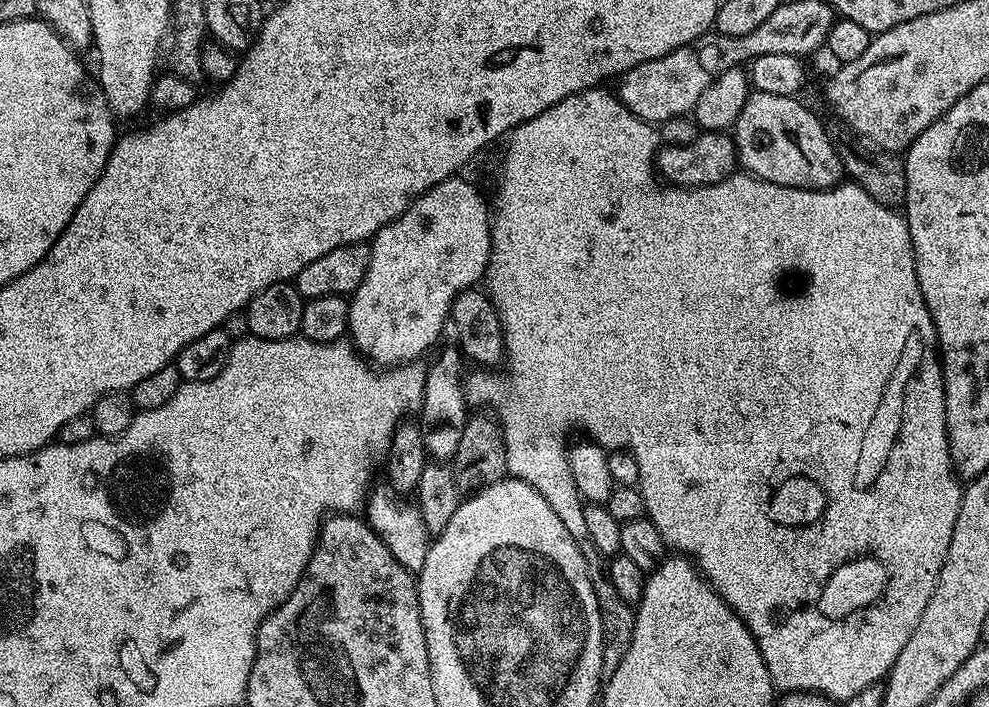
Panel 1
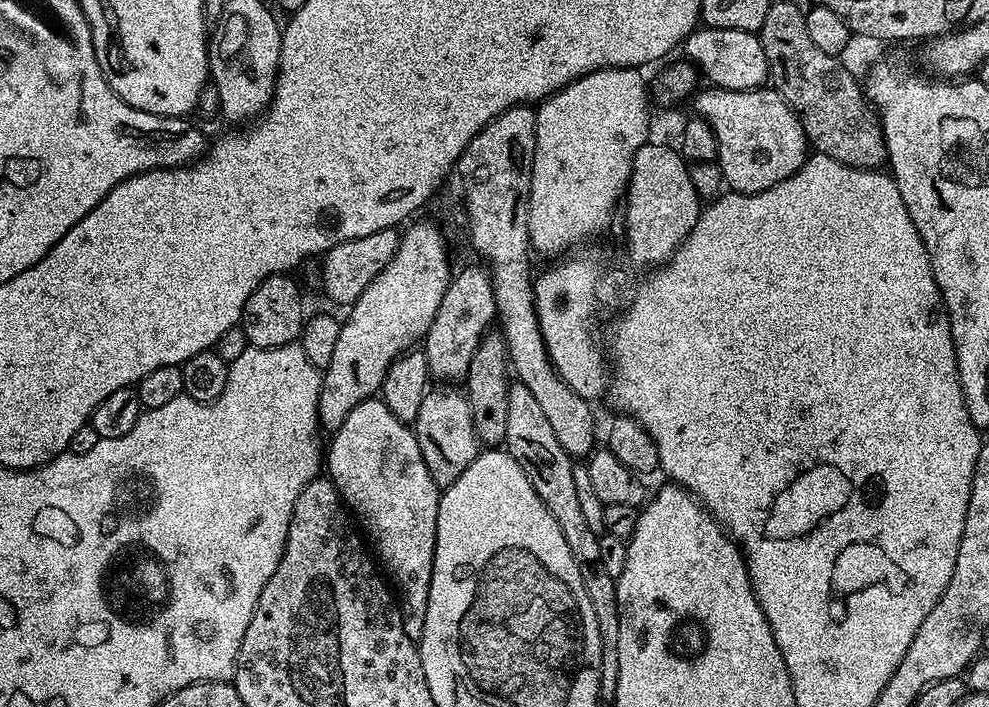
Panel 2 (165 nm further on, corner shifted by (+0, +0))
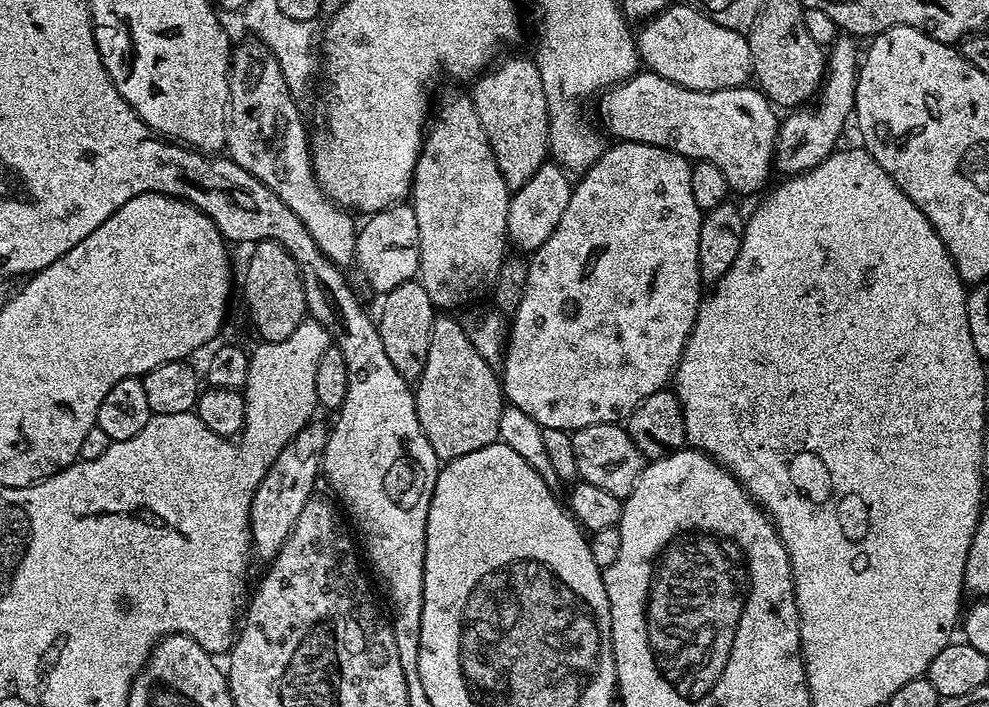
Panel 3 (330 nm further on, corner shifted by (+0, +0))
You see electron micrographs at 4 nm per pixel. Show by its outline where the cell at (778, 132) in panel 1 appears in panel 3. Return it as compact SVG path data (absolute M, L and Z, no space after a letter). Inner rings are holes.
M641 70L621 84L614 84L599 93L599 100L600 120L608 127L609 134L616 136L612 138L620 142L633 140L639 144L668 148L692 162L709 160L711 164L718 166L718 170L722 170L722 174L726 174L726 182L733 193L756 192L767 182L768 175L773 175L778 112L759 87L695 92L658 74Z

